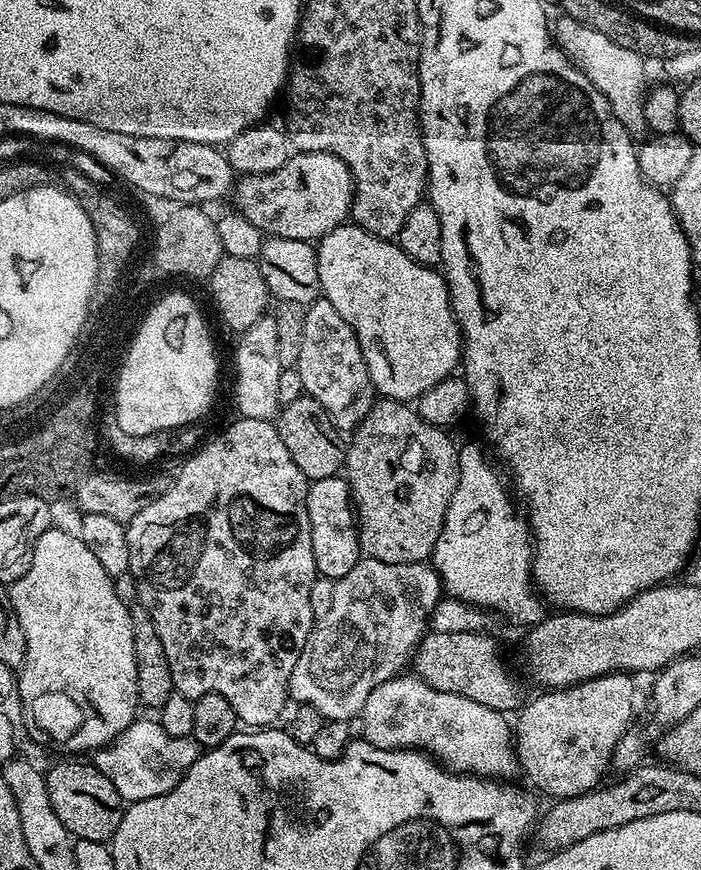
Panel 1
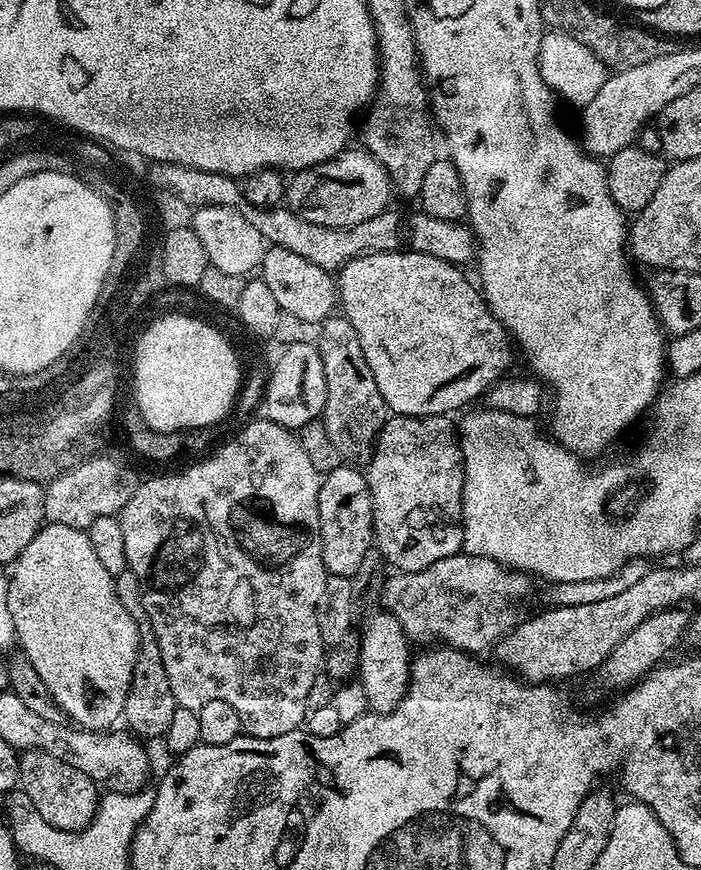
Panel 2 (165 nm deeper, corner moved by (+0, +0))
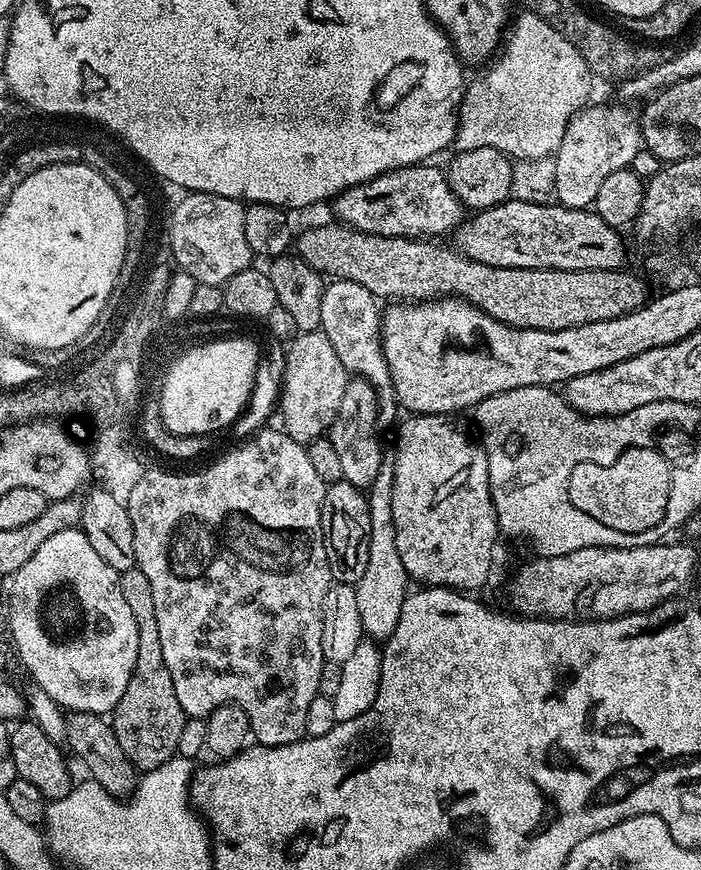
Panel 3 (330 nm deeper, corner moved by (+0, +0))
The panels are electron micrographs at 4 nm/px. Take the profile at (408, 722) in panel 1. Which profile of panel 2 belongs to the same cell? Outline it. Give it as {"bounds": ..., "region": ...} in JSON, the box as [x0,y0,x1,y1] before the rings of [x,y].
{"bounds":[358,610,410,712],"region":[[[377,610],[364,624],[364,633],[360,636],[360,664],[358,660],[358,676],[360,684],[364,687],[364,696],[368,699],[367,707],[373,712],[389,712],[402,702],[408,689],[408,673],[410,671],[410,641],[402,630],[400,623],[389,612]]]}

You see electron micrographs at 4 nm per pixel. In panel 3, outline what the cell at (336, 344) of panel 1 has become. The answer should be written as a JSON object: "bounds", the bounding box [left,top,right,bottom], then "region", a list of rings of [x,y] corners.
{"bounds":[326,378,385,490],"region":[[[363,378],[349,379],[346,394],[342,394],[342,406],[338,406],[336,421],[326,433],[326,439],[338,453],[338,462],[342,462],[342,479],[354,487],[366,490],[378,478],[378,466],[382,466],[385,445],[380,445],[380,436],[376,433],[376,420],[381,419],[380,400],[370,381]]]}

